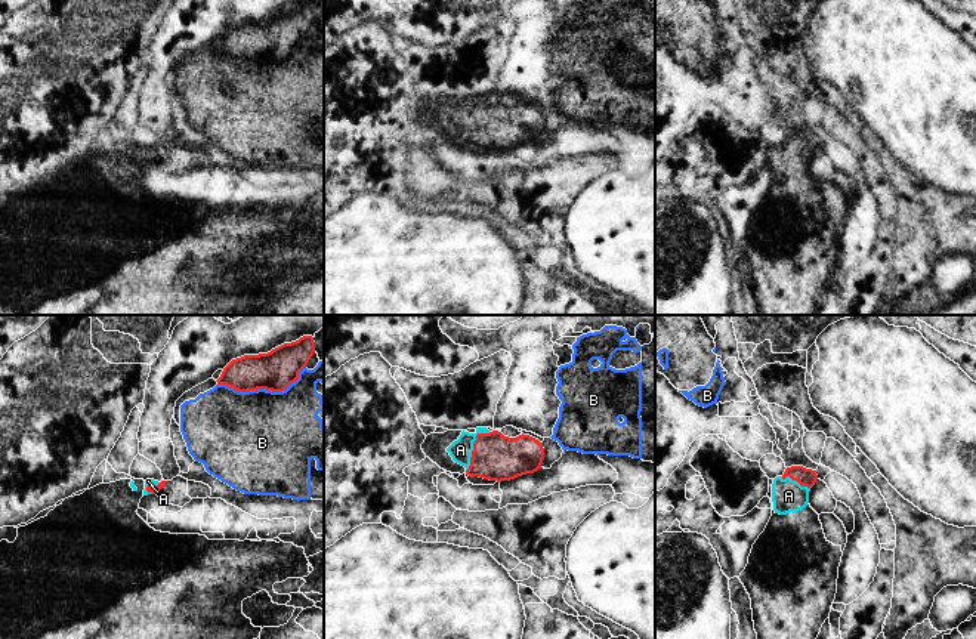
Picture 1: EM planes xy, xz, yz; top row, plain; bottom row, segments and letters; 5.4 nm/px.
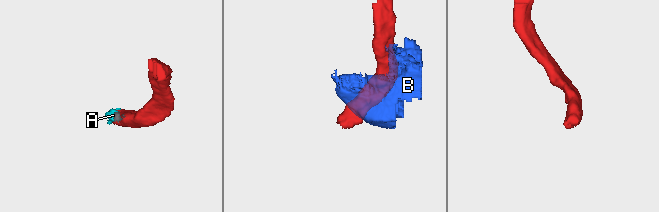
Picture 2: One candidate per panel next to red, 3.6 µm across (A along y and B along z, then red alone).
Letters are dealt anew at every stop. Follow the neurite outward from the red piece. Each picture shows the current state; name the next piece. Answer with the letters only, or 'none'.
A

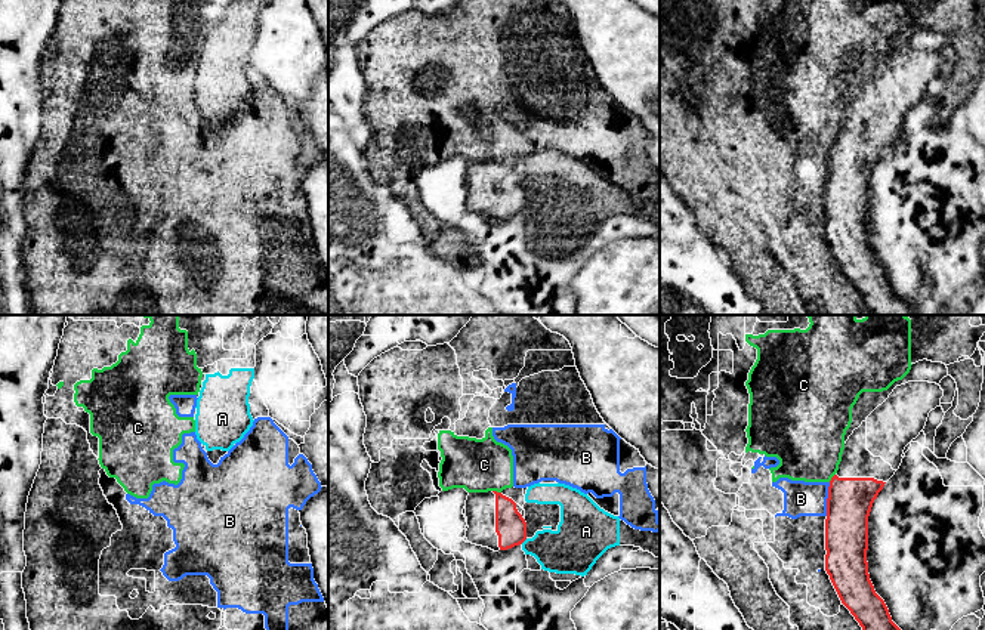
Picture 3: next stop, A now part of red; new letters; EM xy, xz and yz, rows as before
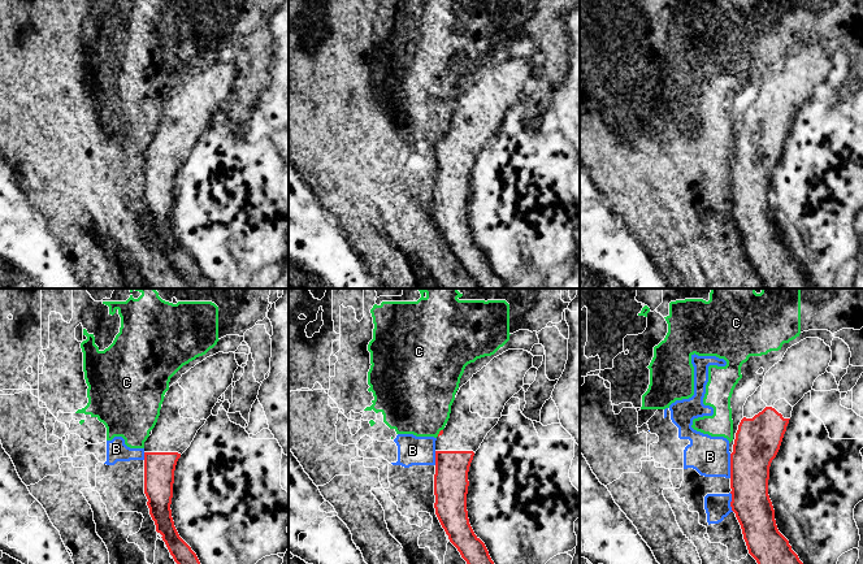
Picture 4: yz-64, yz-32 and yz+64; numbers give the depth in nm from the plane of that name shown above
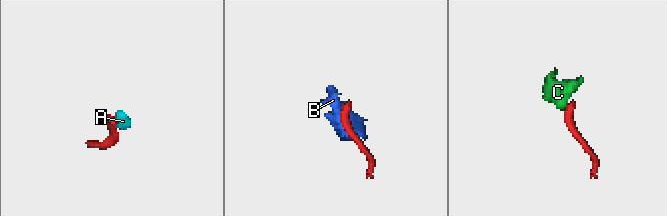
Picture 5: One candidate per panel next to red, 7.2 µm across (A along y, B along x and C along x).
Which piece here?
none

